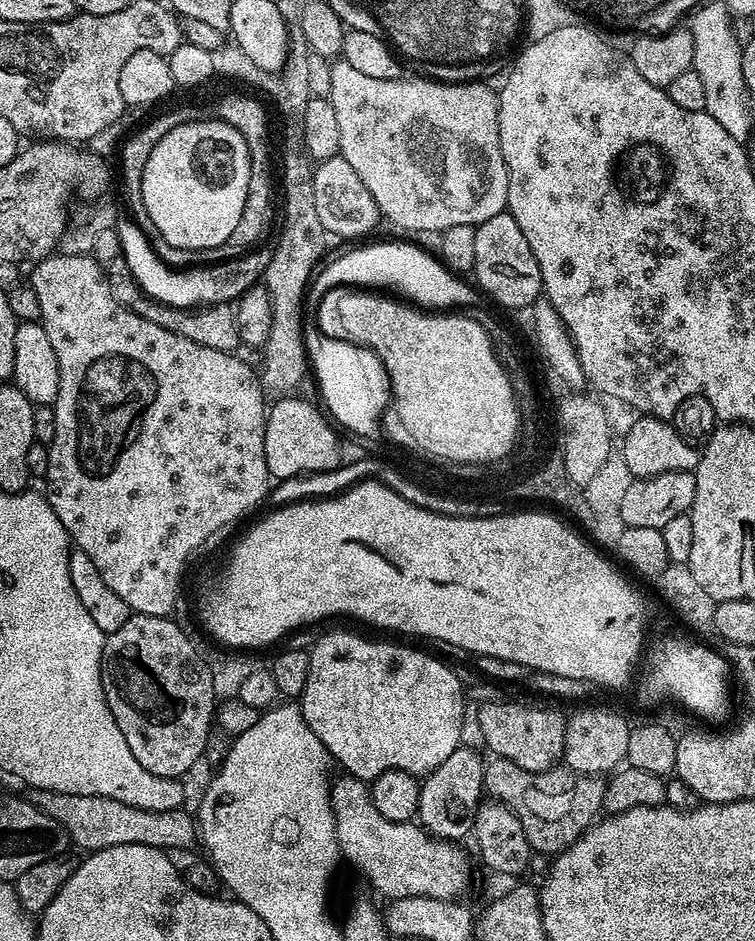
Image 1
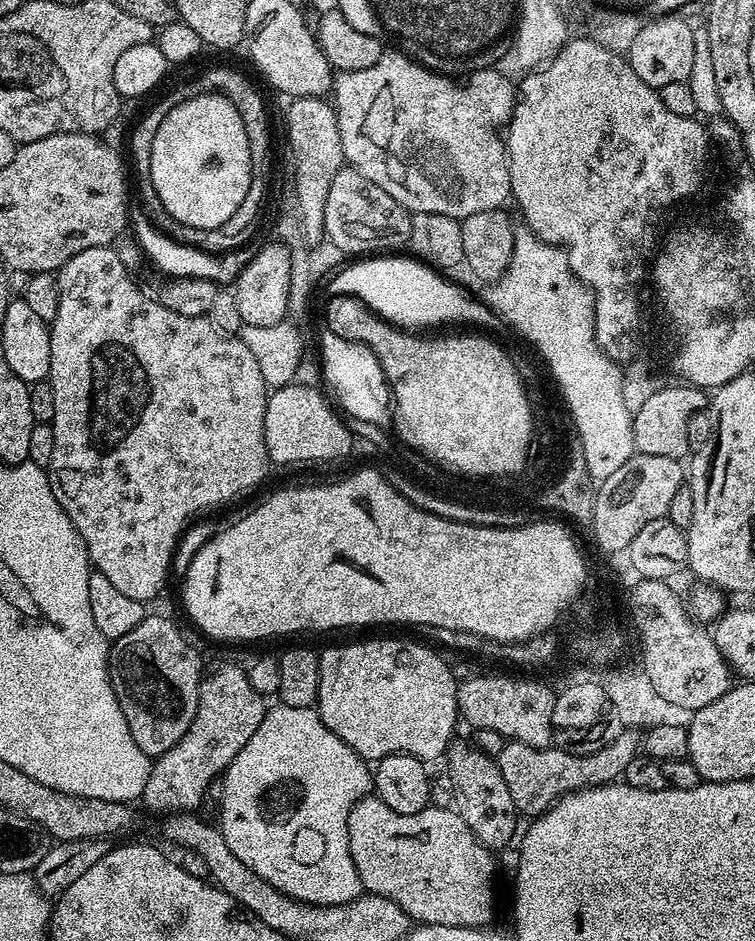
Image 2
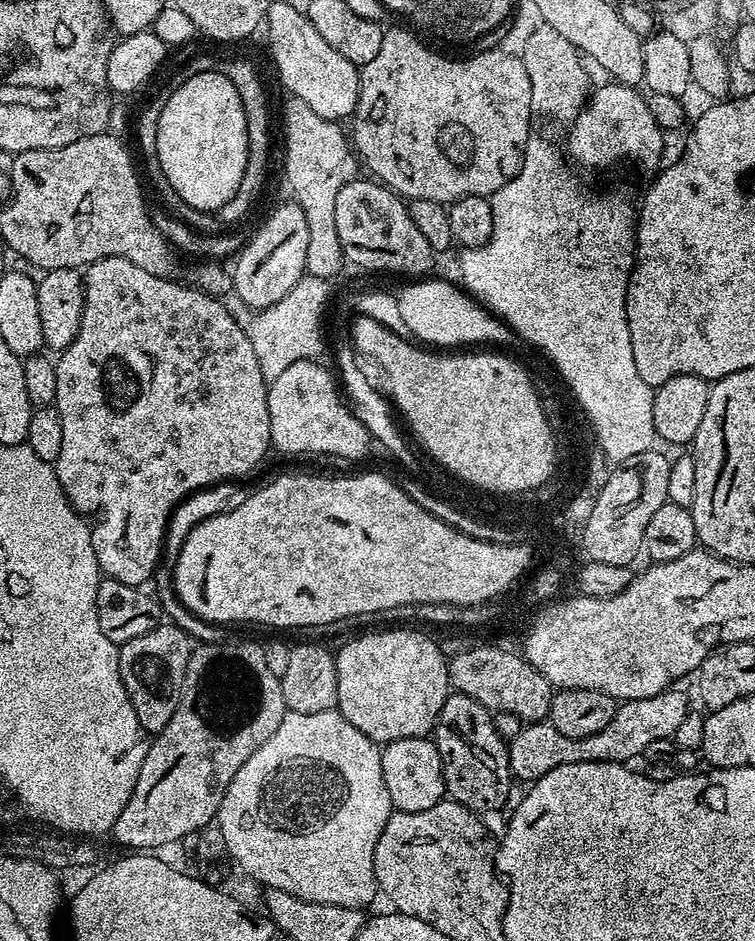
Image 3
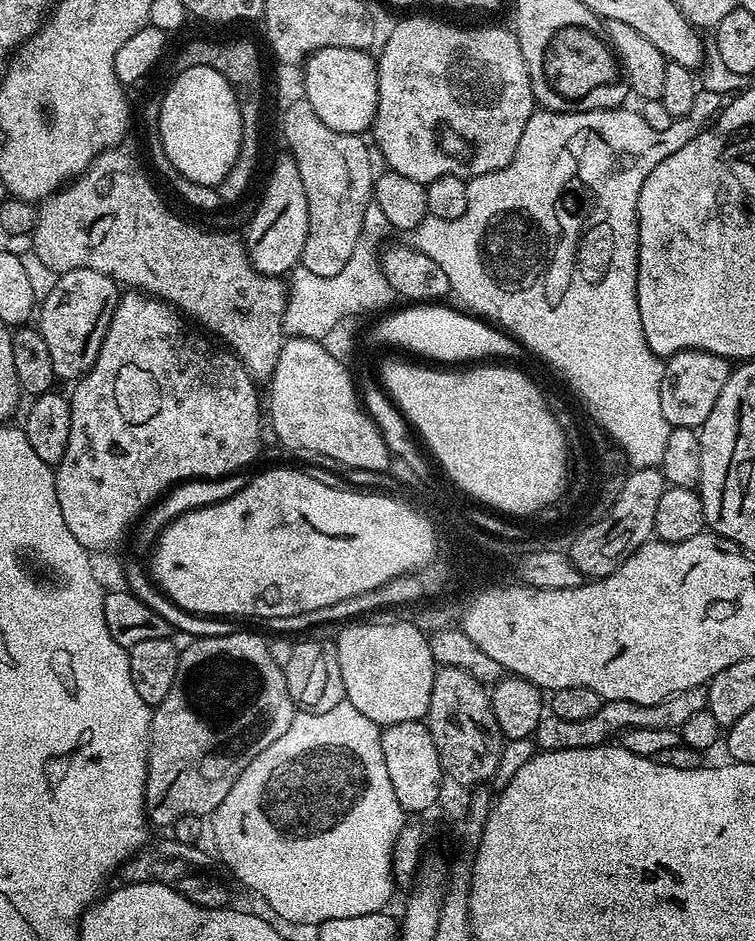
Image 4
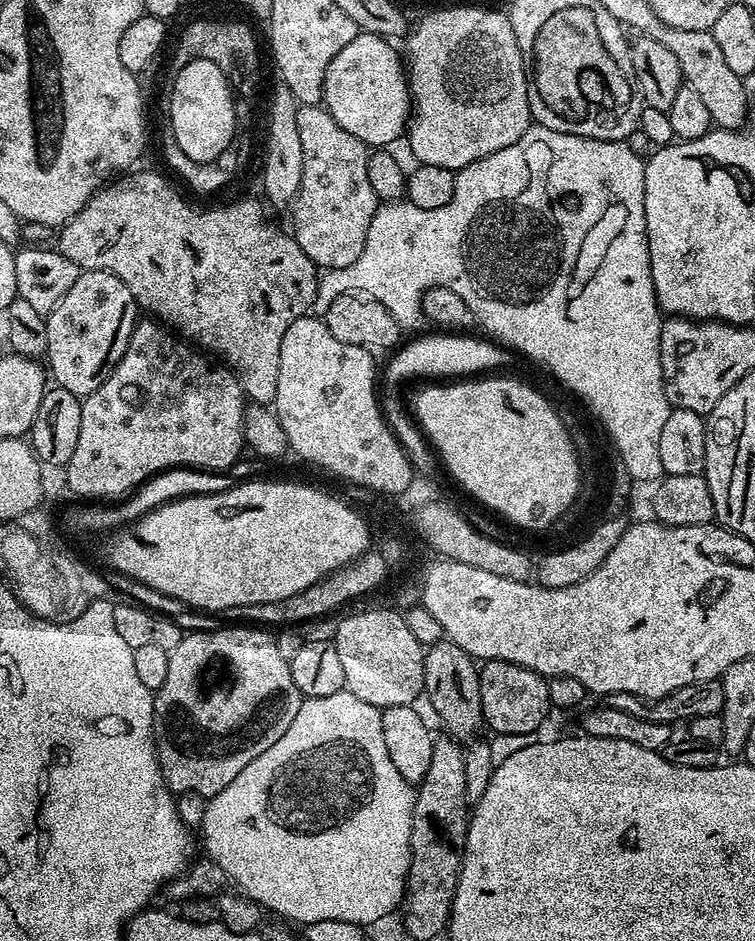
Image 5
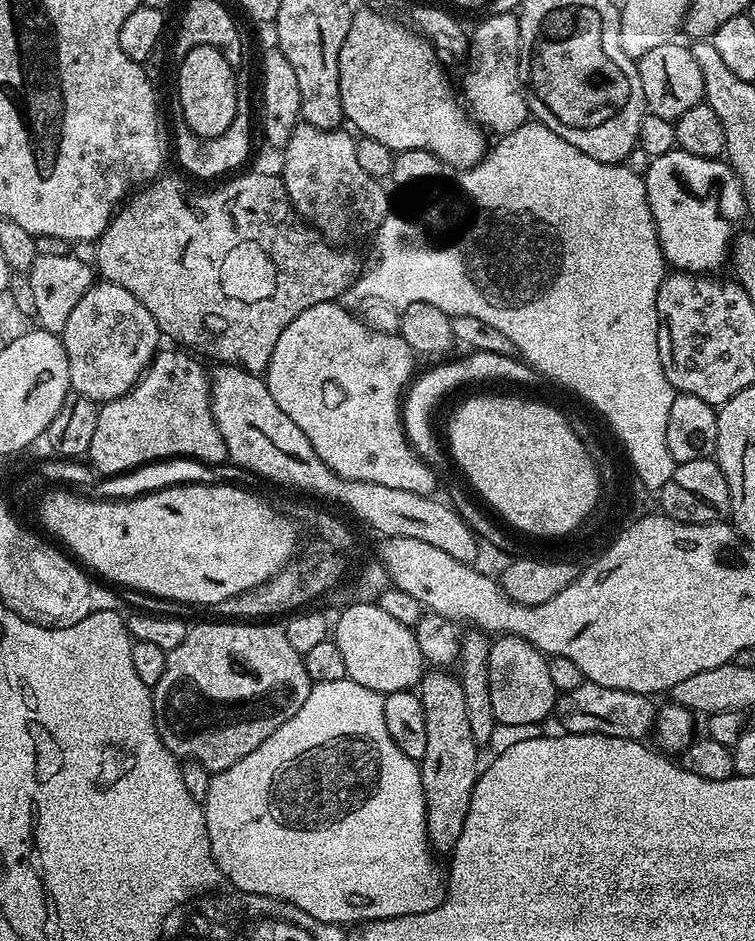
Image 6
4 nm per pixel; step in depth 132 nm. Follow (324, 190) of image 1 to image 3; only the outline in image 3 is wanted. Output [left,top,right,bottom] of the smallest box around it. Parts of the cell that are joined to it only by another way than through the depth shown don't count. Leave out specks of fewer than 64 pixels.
[334,178,436,278]

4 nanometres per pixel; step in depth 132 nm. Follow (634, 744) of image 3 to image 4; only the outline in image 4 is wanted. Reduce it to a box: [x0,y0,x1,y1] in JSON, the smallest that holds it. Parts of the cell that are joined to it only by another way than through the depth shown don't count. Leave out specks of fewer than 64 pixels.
[534,686,708,752]

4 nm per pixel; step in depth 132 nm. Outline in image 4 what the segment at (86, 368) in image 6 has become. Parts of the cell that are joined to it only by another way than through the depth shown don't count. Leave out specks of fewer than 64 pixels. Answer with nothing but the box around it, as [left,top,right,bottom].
[38,268,121,382]

